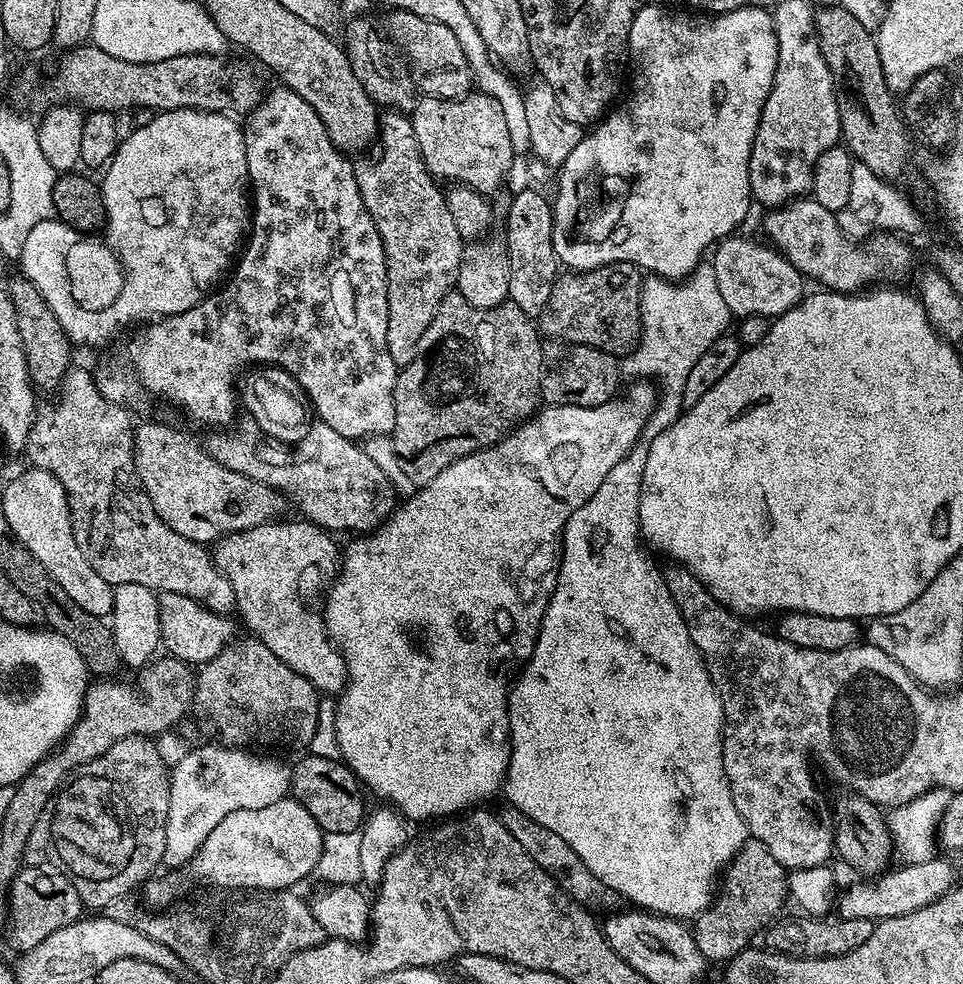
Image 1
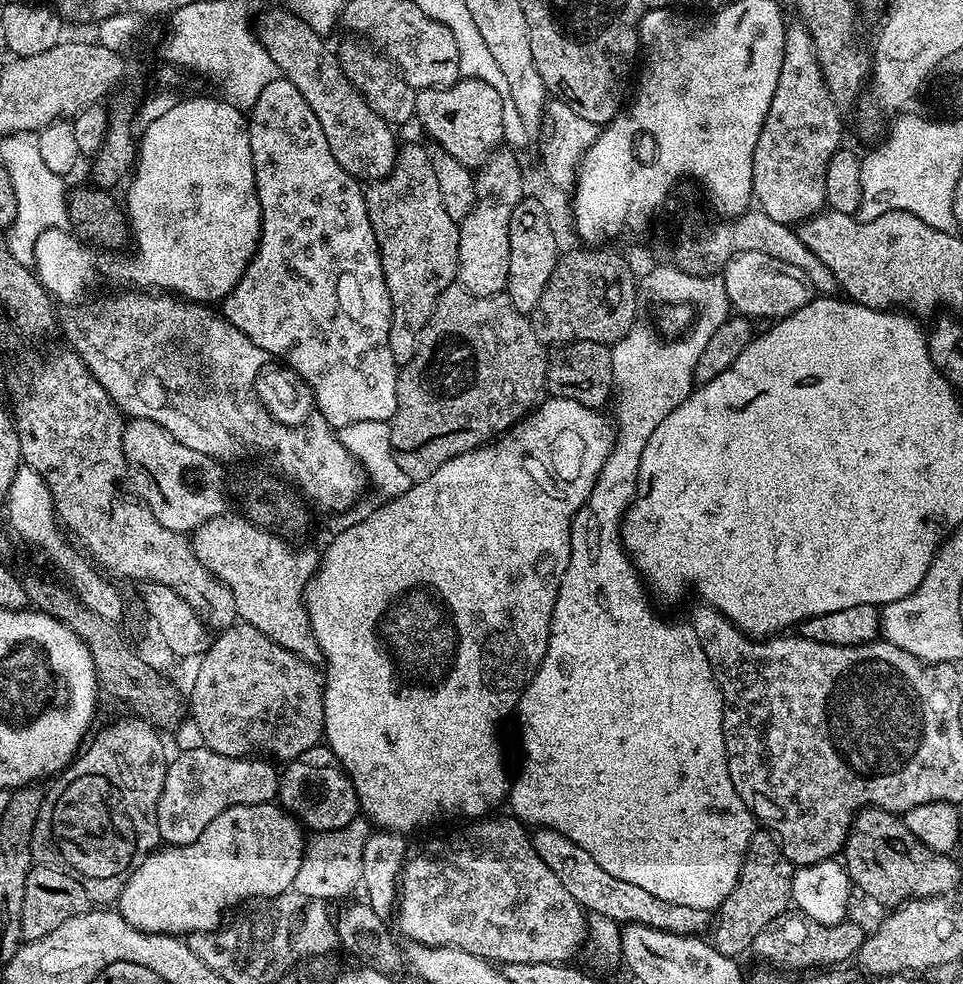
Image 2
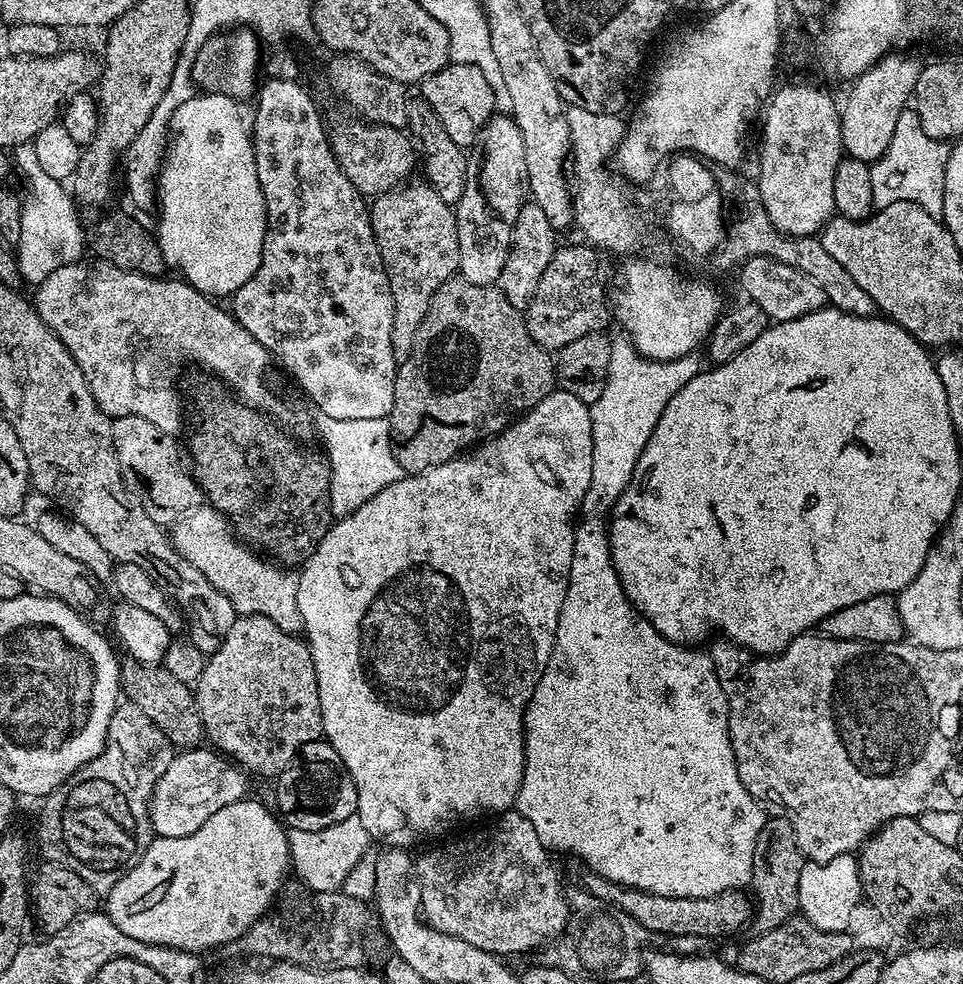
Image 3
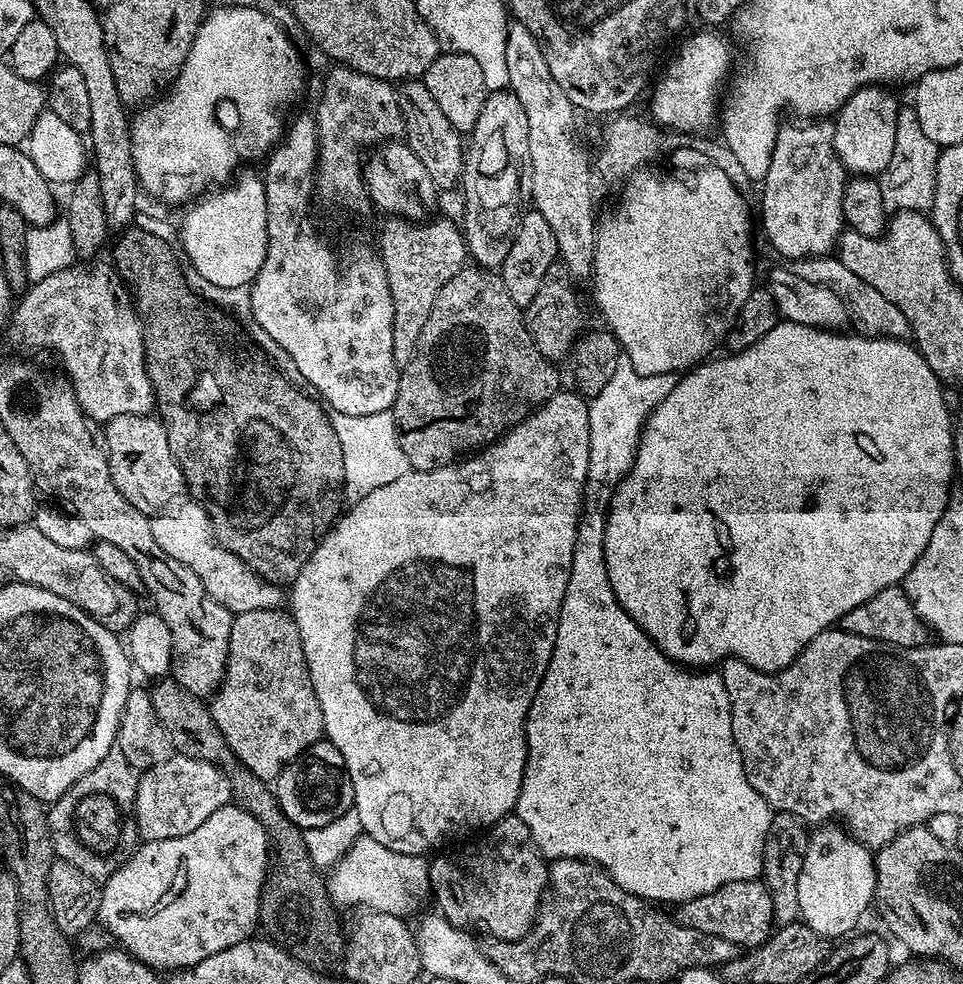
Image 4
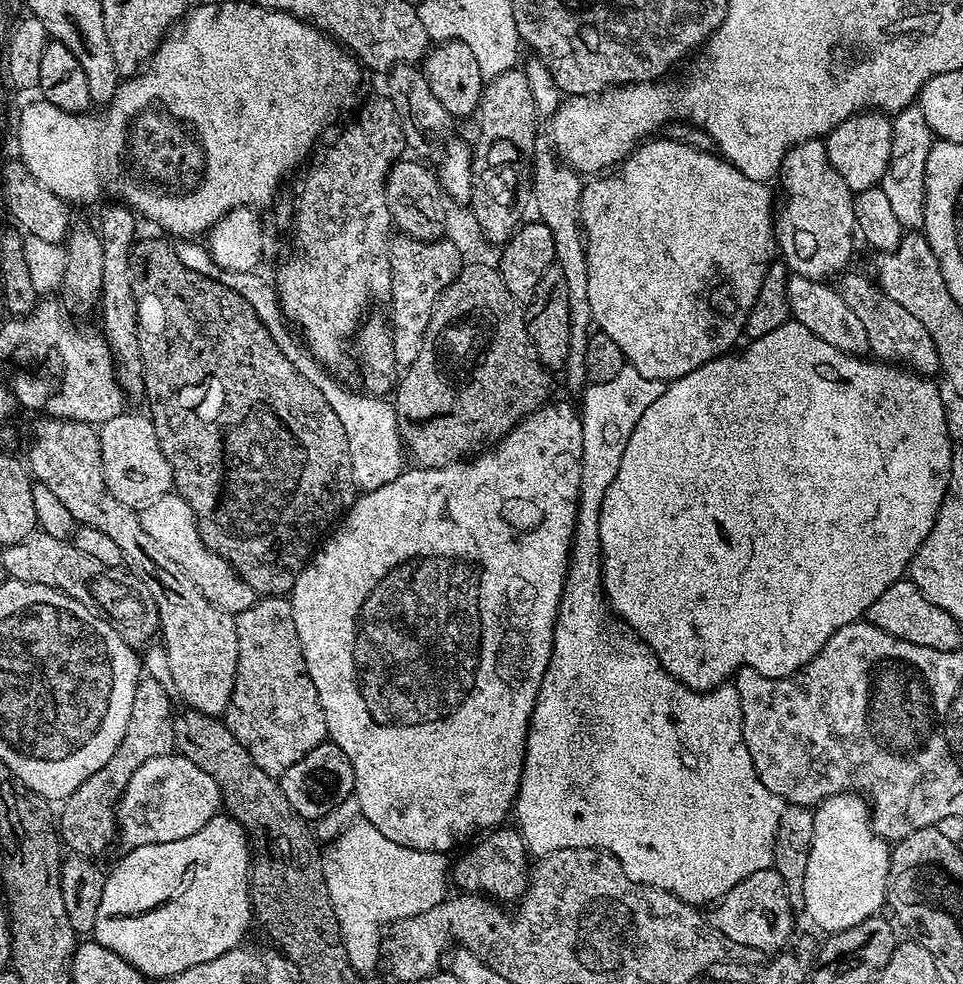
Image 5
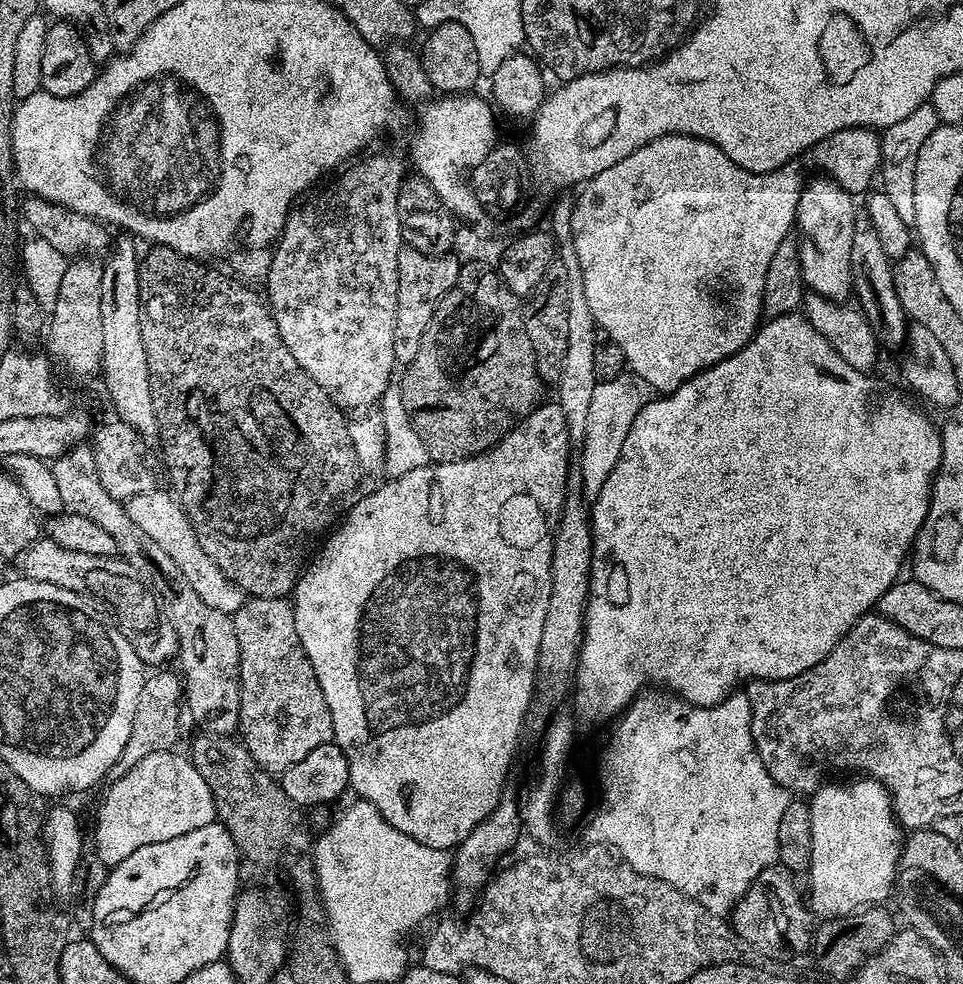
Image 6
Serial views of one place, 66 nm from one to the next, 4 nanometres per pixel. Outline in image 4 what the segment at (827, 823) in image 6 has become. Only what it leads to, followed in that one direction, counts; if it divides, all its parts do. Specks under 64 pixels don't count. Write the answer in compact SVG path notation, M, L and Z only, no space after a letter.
M820 826L811 833L808 848L804 851L804 861L802 862L802 874L798 874L798 906L800 907L800 915L803 923L810 926L810 930L814 930L819 936L825 938L833 938L832 936L840 936L839 938L847 937L849 934L857 931L856 923L860 920L860 915L867 908L871 909L874 904L876 894L876 866L874 863L873 853L865 844L859 844L843 827L840 826Z

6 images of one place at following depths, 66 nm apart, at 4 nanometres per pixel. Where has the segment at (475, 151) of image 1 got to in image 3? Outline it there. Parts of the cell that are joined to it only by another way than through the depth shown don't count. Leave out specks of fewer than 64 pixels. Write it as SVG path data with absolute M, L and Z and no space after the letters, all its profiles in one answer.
M450 62L438 70L438 74L427 76L419 85L418 91L430 110L438 114L438 122L442 122L446 134L450 134L450 138L454 138L454 142L458 142L458 146L463 149L467 149L468 144L475 145L479 141L480 131L497 111L498 93L492 89L490 82L486 82L486 77L482 75L482 70L478 70L478 66Z

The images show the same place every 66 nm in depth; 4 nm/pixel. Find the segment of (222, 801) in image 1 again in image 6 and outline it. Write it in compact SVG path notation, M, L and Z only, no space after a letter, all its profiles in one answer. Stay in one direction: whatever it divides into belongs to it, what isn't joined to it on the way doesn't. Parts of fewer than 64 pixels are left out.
M176 750L155 752L124 776L117 776L104 792L100 809L96 812L96 848L94 854L104 864L120 864L134 850L154 846L154 842L170 842L178 834L190 834L198 826L216 820L214 794L206 786L206 778L198 774L187 755L179 756Z

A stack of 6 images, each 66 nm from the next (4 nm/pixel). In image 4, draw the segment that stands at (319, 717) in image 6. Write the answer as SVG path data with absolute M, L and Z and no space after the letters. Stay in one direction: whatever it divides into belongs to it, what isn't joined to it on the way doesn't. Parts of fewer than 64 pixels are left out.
M270 608L246 610L233 615L228 665L224 671L224 681L211 697L210 707L222 738L226 738L226 746L230 746L245 768L265 782L275 781L287 764L293 764L306 749L322 739L322 706L318 706L318 694L314 694L314 686L310 682L298 626L287 611Z

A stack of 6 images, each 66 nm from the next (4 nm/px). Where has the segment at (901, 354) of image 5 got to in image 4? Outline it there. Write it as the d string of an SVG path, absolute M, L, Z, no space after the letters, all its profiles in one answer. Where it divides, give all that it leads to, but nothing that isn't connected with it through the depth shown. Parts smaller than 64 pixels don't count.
M829 254L826 256L810 256L806 259L793 261L789 268L792 273L800 278L805 278L808 282L814 282L823 288L834 291L843 306L846 308L849 319L855 324L857 331L863 335L874 336L877 338L905 339L909 335L908 323L902 310L894 302L887 301L882 297L874 286L853 274L845 265L842 264L838 256Z

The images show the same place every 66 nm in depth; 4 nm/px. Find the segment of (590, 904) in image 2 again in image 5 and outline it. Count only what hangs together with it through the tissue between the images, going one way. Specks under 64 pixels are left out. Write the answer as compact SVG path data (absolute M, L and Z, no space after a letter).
M773 867L758 870L750 874L750 878L742 878L738 886L734 886L722 899L715 901L712 910L712 925L732 945L746 946L756 954L775 954L781 951L780 940L786 939L792 932L794 905L788 901L786 886Z

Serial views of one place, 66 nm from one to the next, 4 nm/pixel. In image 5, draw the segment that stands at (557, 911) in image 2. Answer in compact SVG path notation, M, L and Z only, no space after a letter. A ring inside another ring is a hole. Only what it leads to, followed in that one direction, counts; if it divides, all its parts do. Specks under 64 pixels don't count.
M497 826L483 838L477 839L469 852L461 854L450 868L450 880L457 889L468 894L483 894L500 902L519 901L528 889L530 853L524 844L524 837L515 827ZM488 836L488 837L487 837ZM480 840L480 841L479 841Z

